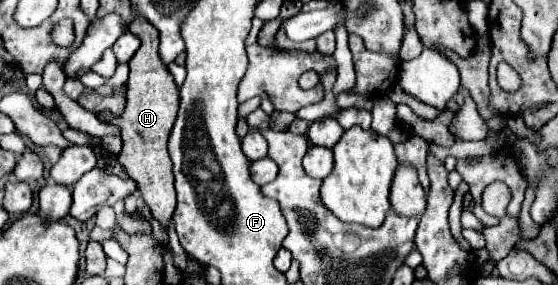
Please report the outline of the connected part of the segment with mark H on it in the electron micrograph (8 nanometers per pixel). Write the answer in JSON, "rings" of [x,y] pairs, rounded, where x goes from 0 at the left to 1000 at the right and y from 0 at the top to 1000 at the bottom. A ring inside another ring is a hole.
{"rings":[[[258,67],[233,74],[233,109],[240,109],[240,123],[254,137],[254,165],[233,207],[226,389],[215,418],[204,411],[197,389],[179,389],[176,418],[190,432],[201,425],[215,446],[222,516],[211,544],[211,572],[244,635],[247,670],[254,677],[276,768],[283,768],[297,796],[315,726],[308,565],[301,544],[301,481],[319,389],[319,305],[308,263],[301,256],[297,228],[283,207],[283,109]]]}

